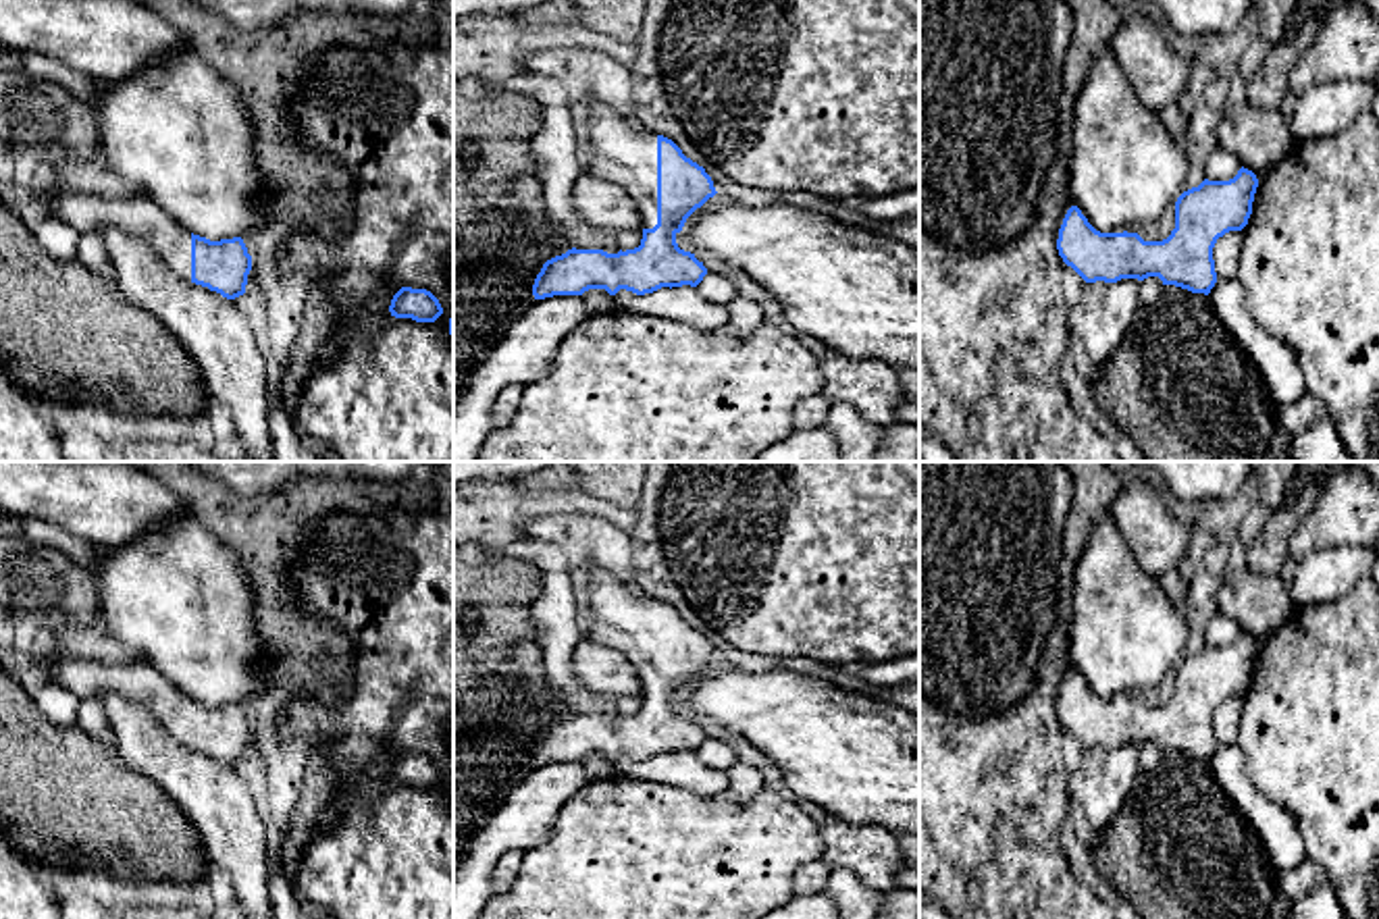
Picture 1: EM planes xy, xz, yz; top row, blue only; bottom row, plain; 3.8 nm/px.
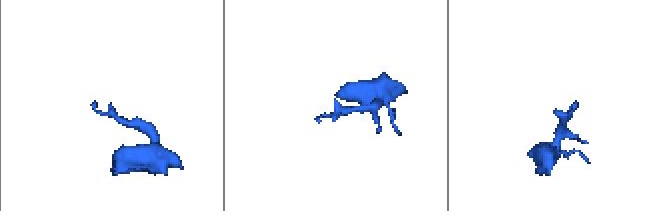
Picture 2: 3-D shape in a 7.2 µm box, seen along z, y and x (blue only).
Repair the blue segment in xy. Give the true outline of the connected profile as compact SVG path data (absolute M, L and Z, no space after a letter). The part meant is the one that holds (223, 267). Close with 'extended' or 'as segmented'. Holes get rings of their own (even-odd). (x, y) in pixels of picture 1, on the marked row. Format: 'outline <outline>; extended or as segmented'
outline M62 177L56 200L42 212L58 216L79 233L104 233L116 227L144 241L181 279L227 299L245 293L252 256L241 237L210 241L193 235L144 193L108 200L79 191Z; extended

